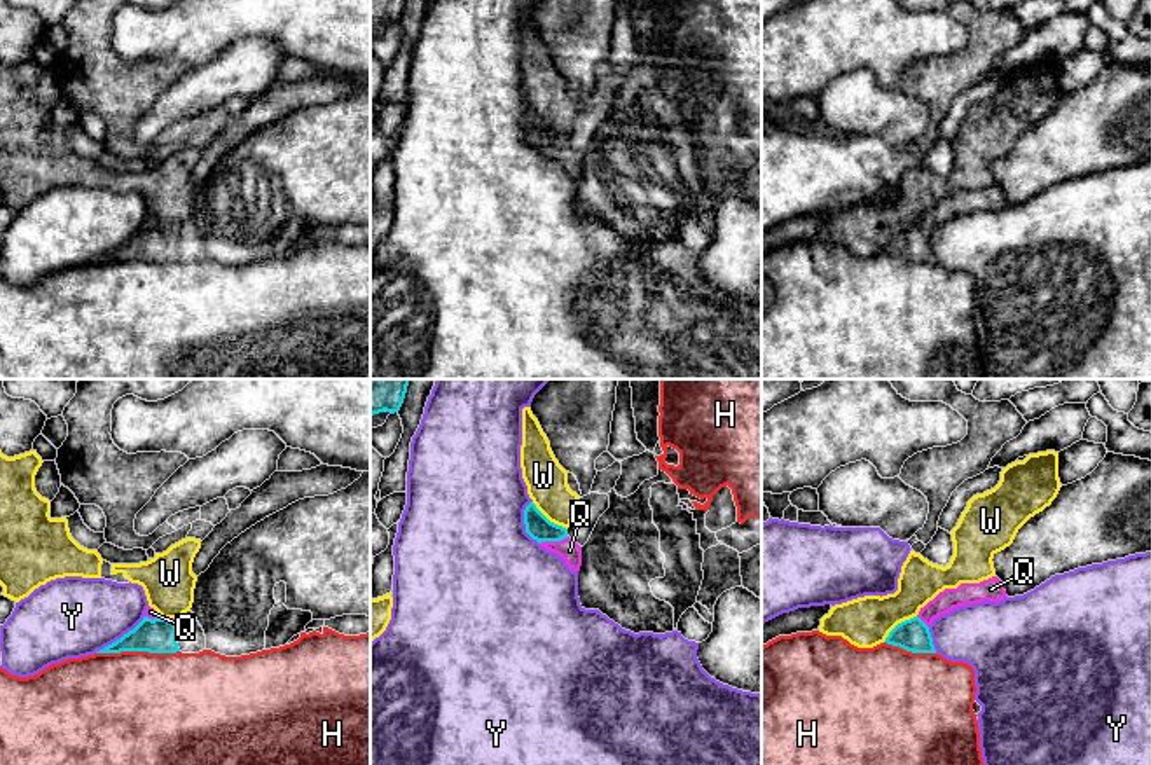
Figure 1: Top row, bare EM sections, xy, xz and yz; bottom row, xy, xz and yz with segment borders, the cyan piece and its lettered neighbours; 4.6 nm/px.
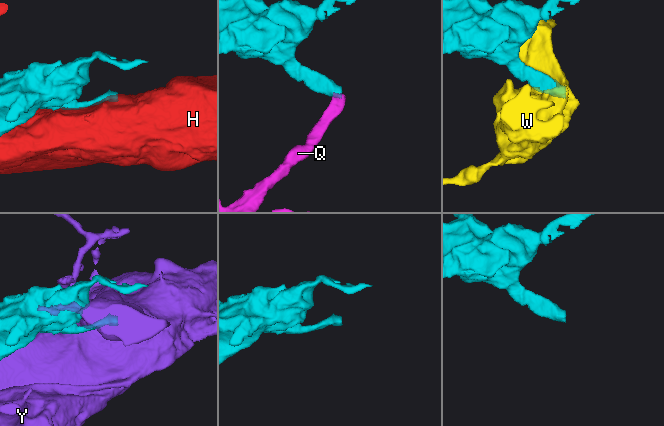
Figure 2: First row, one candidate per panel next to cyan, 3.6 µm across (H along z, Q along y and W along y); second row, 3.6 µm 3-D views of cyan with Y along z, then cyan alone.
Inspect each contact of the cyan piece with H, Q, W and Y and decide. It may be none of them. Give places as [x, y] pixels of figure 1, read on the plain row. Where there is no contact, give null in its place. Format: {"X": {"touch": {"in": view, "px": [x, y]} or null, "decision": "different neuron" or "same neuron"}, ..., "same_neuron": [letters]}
{"H": {"touch": {"in": "xy", "px": [137, 259]}, "decision": "different neuron"}, "Q": {"touch": {"in": "xz", "px": [554, 149]}, "decision": "same neuron"}, "W": {"touch": {"in": "xz", "px": [547, 128]}, "decision": "different neuron"}, "Y": {"touch": {"in": "xy", "px": [121, 247]}, "decision": "different neuron"}, "same_neuron": ["Q"]}

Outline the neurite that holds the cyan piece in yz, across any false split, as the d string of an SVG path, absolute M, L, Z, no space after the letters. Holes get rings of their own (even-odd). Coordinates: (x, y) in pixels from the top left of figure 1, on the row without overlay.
M997 185L983 189L980 192L961 192L957 197L945 197L924 217L919 224L898 232L884 252L899 255L912 262L936 262L929 234L940 224L952 220L964 213L976 213L982 210L1003 210L1006 199Z

